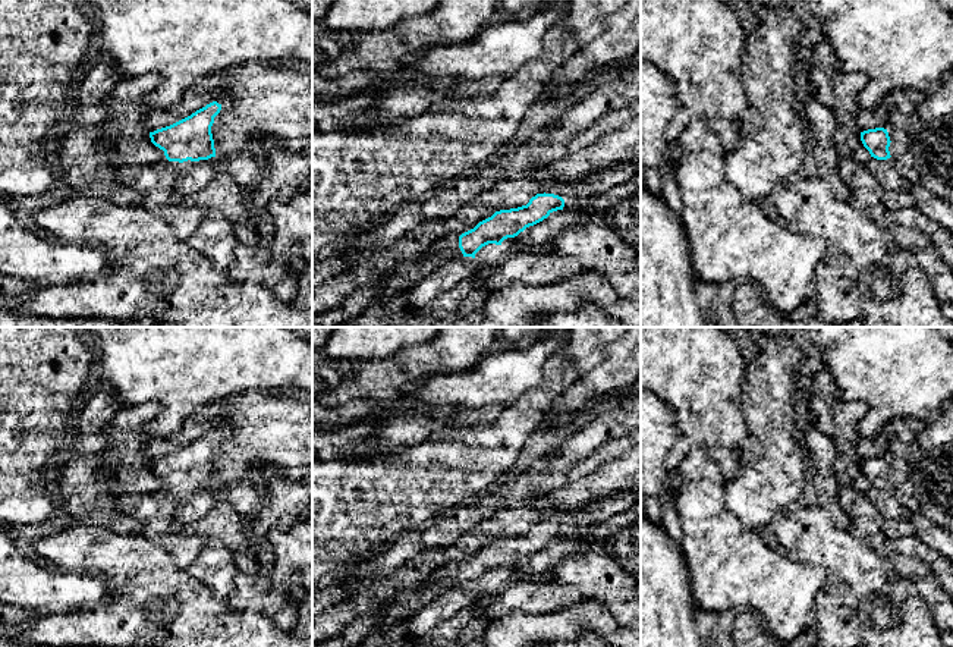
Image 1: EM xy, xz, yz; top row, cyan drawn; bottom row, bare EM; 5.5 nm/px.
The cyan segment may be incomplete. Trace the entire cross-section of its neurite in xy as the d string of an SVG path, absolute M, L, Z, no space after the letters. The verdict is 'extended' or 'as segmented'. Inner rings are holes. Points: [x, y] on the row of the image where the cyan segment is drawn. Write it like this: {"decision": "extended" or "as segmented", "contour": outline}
{"decision": "extended", "contour": "M213 101L170 126L150 132L151 142L164 151L163 163L180 173L173 186L179 198L201 191L218 175L211 126L220 110L221 104Z"}

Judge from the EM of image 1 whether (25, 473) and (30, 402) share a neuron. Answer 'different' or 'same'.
same

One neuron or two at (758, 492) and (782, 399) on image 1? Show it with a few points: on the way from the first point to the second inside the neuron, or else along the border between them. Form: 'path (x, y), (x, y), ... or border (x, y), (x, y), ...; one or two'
path (771, 468), (771, 423); one

